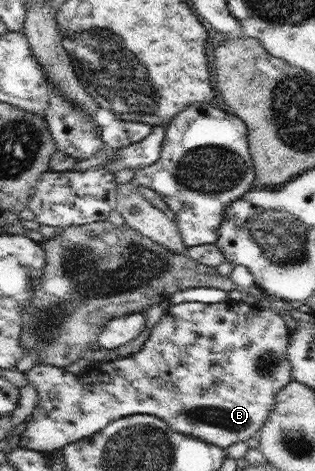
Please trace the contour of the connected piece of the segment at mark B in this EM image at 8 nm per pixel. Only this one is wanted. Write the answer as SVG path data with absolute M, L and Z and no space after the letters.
M230 299L220 303L184 302L170 305L161 316L160 321L151 329L148 339L138 353L132 353L132 355L123 359L116 359L116 361L93 363L86 372L79 375L71 374L64 368L42 363L37 363L26 372L29 383L36 387L40 399L31 415L26 419L28 424L26 430L19 437L19 447L45 453L62 450L65 445L98 433L114 420L134 414L155 415L163 419L174 431L203 439L208 443L221 447L223 450L233 443L247 442L251 437L261 435L261 429L270 417L270 412L275 408L276 394L293 379L291 365L286 359L290 336L291 333L286 326L286 322L284 322L284 318L278 312L276 313L268 308L251 306L244 302L238 303Z

